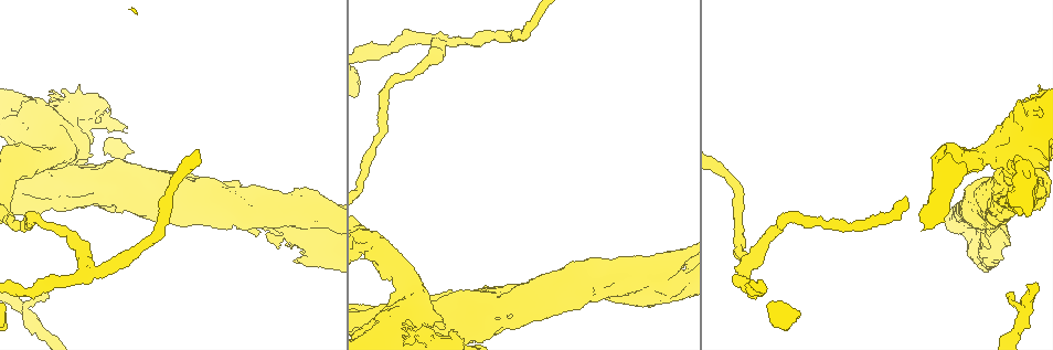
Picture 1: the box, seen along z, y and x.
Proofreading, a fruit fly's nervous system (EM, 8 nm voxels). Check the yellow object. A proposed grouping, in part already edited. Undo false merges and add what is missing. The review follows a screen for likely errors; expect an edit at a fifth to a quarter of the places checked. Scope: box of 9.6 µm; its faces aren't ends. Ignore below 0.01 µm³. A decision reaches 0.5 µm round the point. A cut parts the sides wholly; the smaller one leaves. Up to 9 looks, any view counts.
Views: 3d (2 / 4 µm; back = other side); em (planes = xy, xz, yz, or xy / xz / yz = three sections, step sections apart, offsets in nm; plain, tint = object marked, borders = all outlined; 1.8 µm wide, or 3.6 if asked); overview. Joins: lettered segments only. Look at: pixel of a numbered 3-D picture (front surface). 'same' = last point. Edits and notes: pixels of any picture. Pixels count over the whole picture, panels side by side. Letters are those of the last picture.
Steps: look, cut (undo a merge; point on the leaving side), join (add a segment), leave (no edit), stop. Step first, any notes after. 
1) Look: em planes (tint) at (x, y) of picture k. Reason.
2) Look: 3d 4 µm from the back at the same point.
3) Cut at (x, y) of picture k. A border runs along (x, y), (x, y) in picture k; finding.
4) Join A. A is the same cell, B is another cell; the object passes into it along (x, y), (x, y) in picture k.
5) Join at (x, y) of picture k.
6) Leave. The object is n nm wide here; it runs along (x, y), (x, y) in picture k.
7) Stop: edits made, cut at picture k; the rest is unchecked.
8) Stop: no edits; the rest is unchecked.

Look: 3d 2 µm at (48, 298) of picture 1. Thin end.

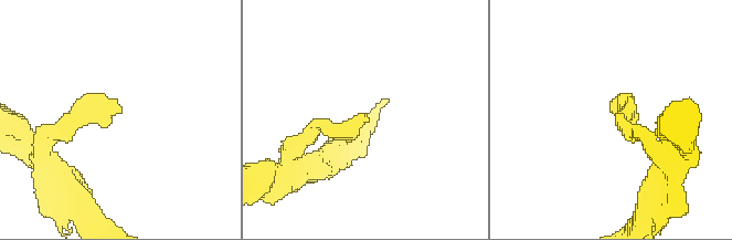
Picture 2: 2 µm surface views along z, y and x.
Look: em planes (tint) at (120, 113) of picture 2. Need the tissue.

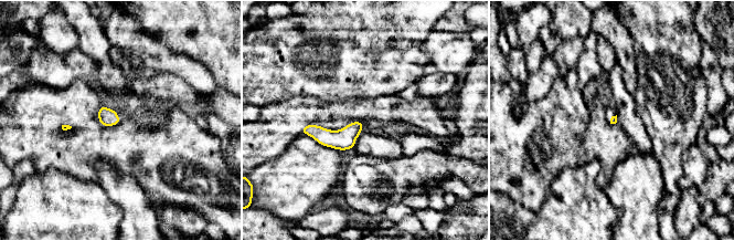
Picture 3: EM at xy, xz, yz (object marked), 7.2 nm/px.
Look: em planes (borders) at the same point. See the neighbours.

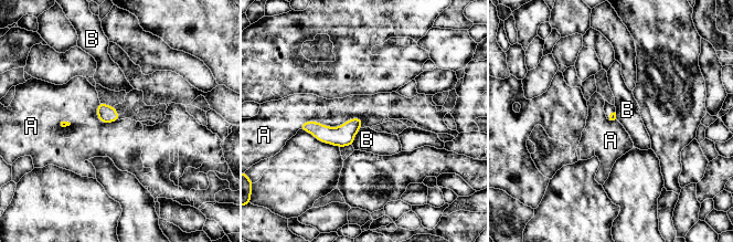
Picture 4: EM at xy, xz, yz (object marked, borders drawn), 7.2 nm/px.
Leave. The longest contact is with A, 480 nm; A and B are other cells; a border runs along (363, 119), (298, 128) in picture 4; none of them fits.

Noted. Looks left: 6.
Look: em 3.6 µm xz step 4 (tint) at (147, 182) of picture 1. Sharp bend.

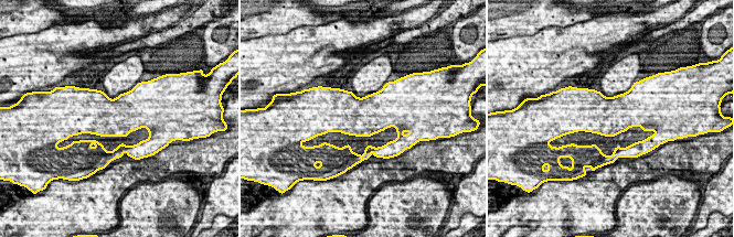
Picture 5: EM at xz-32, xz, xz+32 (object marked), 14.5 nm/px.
Look: em 3.6 µm planes (borders) at the same point. Cut it another way.

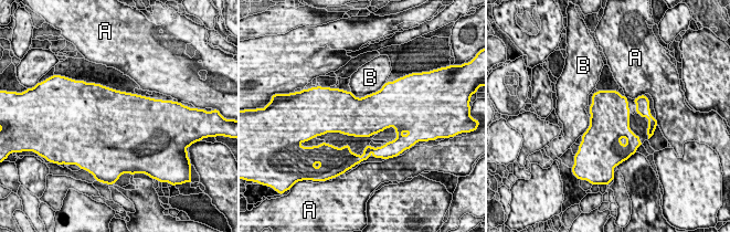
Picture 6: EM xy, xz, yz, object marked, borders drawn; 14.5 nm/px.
Leave. The object is 600 nm wide here; A and B are other cells; a border runs along (383, 85), (376, 92), (362, 97) in picture 6; all the same cell.

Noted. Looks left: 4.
Look: 3d 4 µm at (84, 197) of picture 1. Free end.

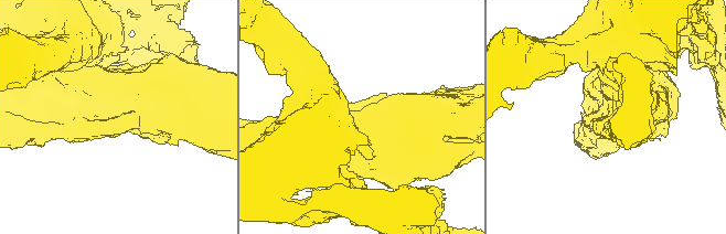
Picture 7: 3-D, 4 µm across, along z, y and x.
Look: em 3.6 µm yz step 16 (tint) at (113, 122) of picture 7. Now the EM.

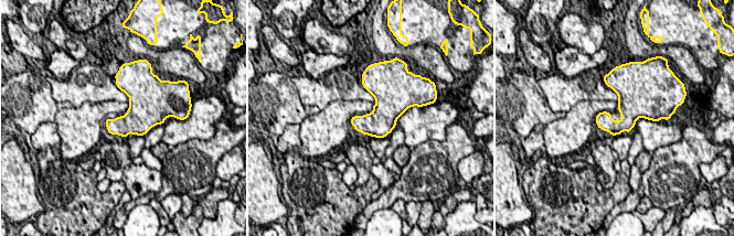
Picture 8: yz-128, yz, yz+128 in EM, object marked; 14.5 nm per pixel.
Look: em 3.6 µm planes (borders) at the same point.

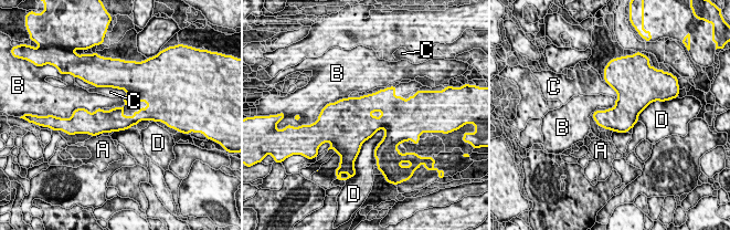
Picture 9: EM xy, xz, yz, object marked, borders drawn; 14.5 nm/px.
Leave. The object is 320 nm wide here; A, B, C and D are other cells; a border runs along (348, 96), (330, 103) in picture 9; no lettered segment goes on from it.

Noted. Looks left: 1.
Stop: no edits; the rest is unchecked.

